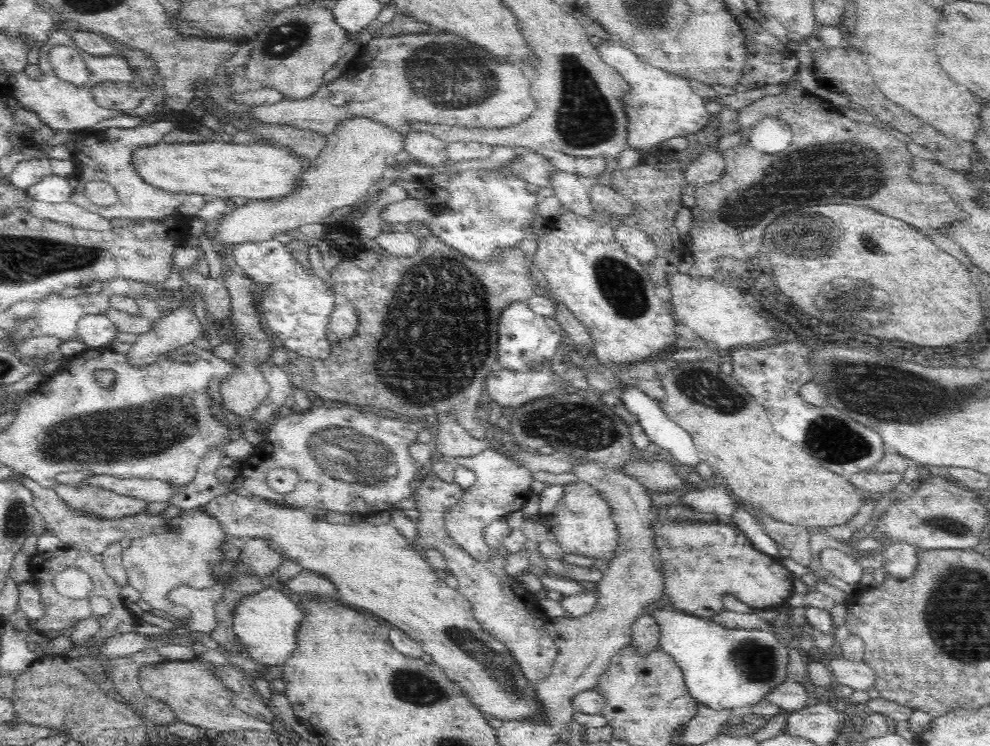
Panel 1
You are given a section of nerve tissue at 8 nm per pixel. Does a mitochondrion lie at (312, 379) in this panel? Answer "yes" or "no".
no

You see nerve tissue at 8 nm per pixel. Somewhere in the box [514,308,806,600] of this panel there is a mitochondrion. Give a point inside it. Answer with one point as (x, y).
(574, 424)

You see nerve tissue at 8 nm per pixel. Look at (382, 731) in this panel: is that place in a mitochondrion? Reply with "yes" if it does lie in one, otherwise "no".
no

